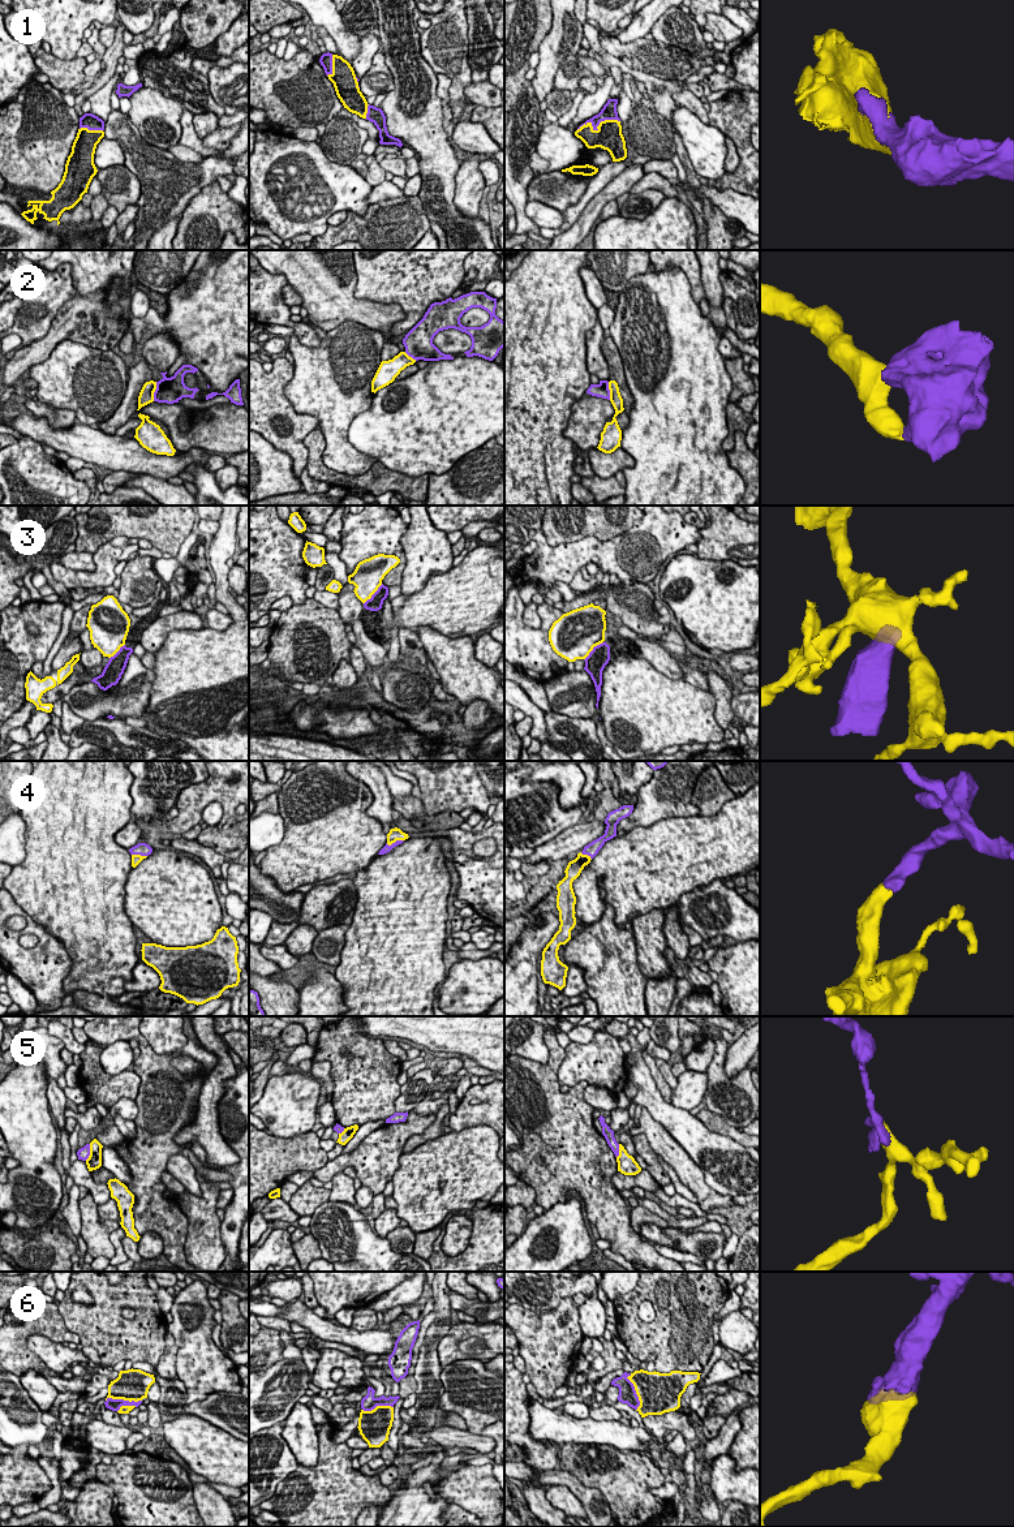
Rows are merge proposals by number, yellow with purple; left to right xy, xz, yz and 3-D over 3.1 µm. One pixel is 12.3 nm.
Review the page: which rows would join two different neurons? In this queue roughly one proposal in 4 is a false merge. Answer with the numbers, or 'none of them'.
2, 3, 5

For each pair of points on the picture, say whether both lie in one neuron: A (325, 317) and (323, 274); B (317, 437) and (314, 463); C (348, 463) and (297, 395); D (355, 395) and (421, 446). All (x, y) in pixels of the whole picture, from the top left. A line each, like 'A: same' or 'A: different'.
A: same
B: same
C: same
D: different

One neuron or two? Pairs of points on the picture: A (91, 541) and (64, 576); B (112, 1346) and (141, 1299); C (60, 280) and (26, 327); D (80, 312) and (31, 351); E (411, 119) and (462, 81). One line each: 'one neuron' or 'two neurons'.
A: two neurons
B: one neuron
C: one neuron
D: one neuron
E: two neurons

